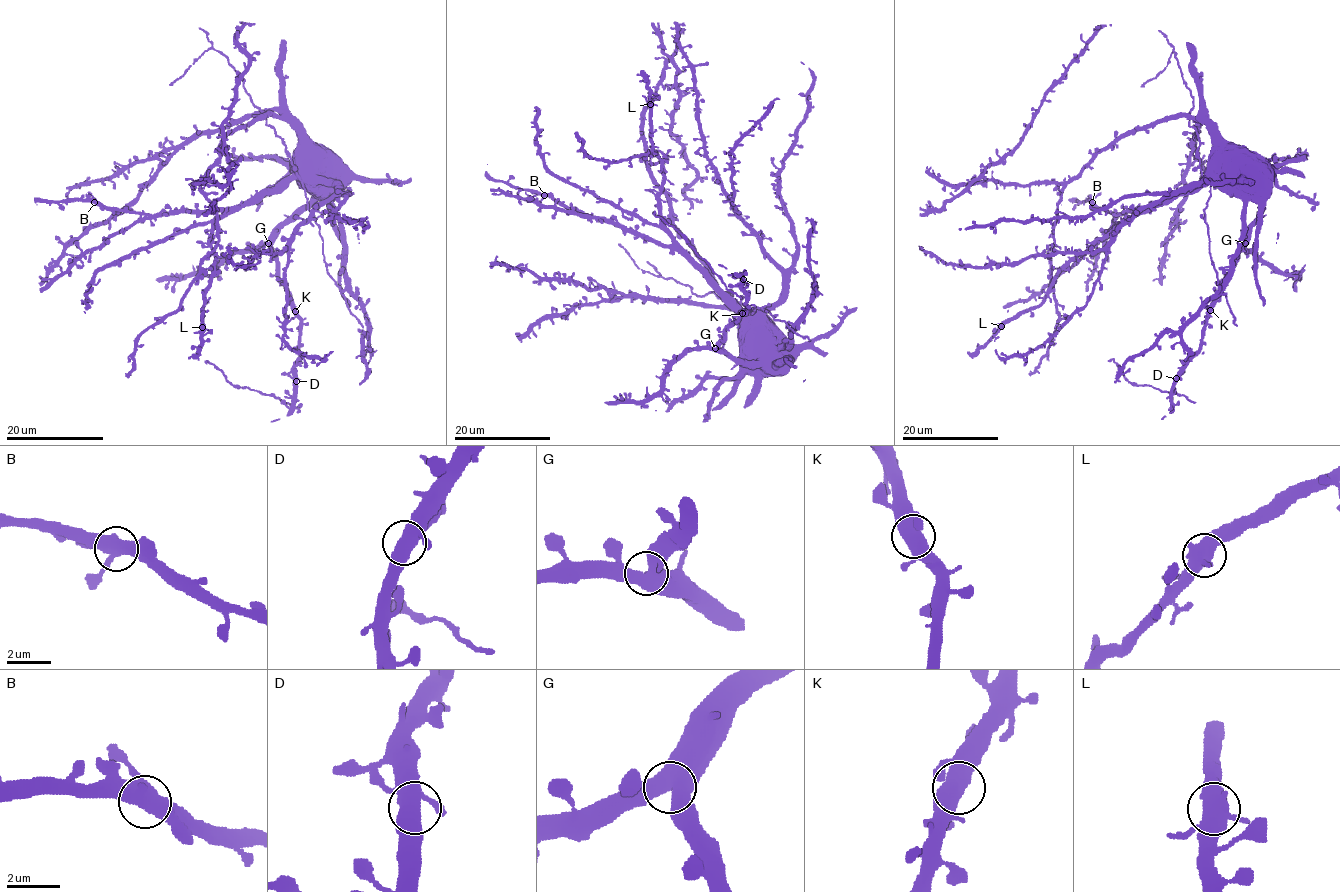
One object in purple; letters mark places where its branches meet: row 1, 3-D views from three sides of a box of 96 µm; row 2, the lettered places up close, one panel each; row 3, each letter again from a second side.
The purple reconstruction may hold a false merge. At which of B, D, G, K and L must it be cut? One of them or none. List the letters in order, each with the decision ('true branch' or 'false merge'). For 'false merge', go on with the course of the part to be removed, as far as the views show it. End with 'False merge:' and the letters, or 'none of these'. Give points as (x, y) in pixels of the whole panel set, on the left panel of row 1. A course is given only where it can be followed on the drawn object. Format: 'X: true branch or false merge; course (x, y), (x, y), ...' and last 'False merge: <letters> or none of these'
B: true branch
D: true branch
G: true branch
K: true branch
L: true branch
False merge: none of these

